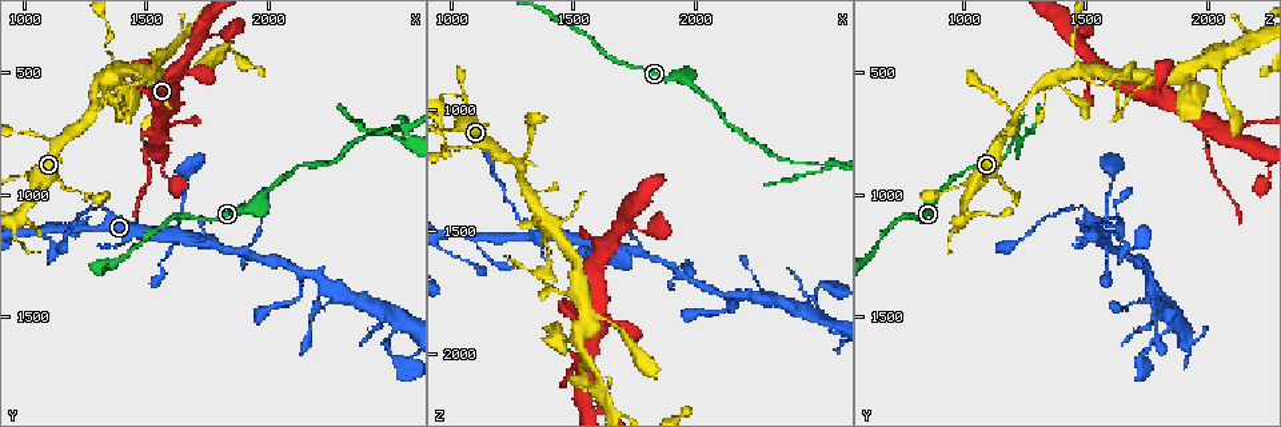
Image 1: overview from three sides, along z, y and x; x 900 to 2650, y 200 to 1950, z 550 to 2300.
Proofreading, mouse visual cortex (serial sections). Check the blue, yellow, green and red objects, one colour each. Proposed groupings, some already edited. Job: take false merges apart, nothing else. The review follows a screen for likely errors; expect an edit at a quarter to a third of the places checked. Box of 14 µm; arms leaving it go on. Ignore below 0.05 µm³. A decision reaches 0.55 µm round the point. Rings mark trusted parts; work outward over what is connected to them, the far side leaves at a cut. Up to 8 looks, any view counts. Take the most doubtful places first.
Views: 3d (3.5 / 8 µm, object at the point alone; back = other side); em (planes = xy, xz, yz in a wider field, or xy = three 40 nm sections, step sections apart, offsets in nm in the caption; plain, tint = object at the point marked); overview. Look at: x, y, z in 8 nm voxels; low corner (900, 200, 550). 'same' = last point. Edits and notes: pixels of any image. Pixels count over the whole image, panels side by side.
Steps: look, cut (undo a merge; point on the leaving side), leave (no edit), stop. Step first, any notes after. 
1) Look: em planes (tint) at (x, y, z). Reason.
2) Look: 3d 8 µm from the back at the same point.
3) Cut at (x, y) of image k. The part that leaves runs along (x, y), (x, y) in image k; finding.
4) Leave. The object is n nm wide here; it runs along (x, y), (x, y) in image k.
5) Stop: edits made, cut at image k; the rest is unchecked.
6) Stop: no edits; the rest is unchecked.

Look: 3d 3.5 µm at (2560, 790, 1240). Four-way junction.

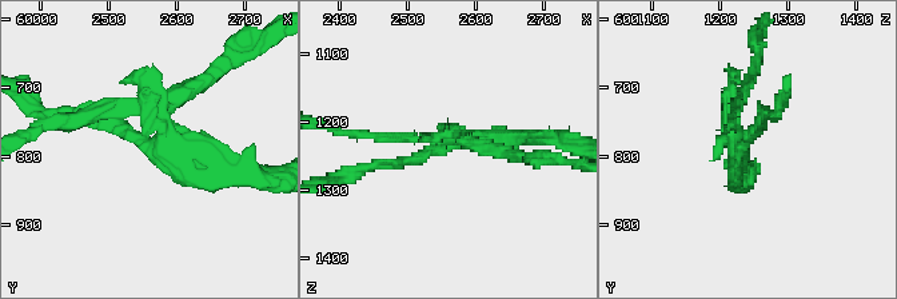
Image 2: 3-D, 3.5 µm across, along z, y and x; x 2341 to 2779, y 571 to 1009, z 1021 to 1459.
Cut at (174, 167) of image 2. The part that leaves runs along (451, 134), (463, 138), (439, 151), (378, 164) in image 2; two cells meet here.

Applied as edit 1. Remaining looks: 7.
Look: overview. Redraw.

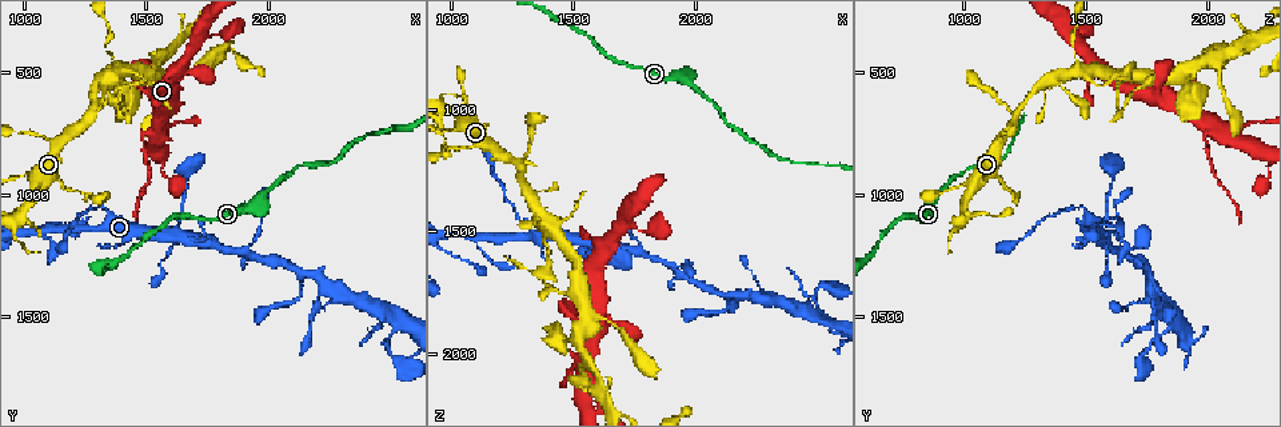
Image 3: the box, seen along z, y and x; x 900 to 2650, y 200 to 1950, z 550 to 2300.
Look: 3d 3.5 µm at (1480, 760, 2000). Thick turns thin.

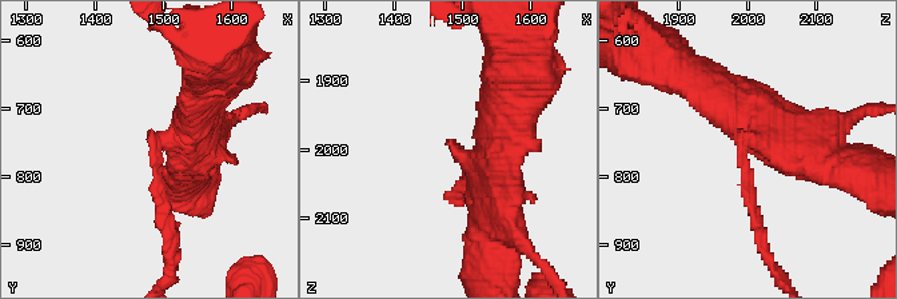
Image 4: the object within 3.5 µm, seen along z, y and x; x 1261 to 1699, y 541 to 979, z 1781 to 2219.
Look: em xy step 1 (tint) at (1485, 770, 1995). The arms are 150, 400 nm wide.

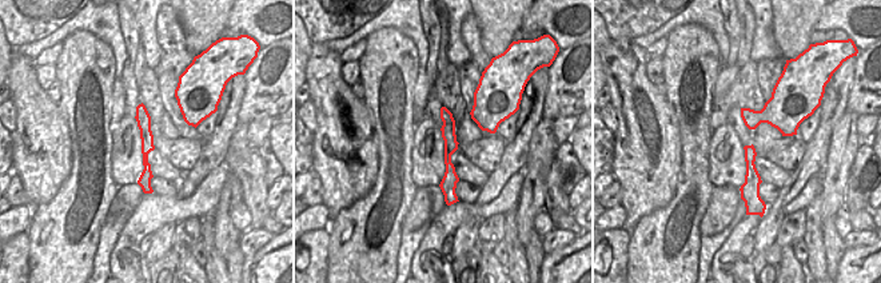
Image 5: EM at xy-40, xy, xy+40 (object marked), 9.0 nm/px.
Cut at (159, 220) of image 4. The object is 120 nm wide here; the part that leaves runs along (156, 174), (168, 231), (168, 276) in image 4; two cells meet here.

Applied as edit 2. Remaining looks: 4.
Look: 3d 8 µm at (1300, 1050, 1480). Sudden change in width.

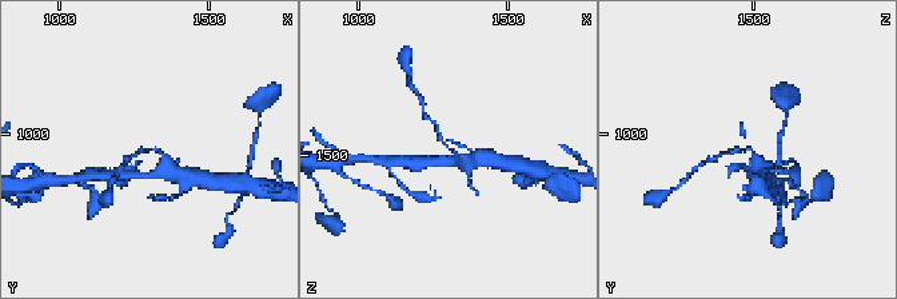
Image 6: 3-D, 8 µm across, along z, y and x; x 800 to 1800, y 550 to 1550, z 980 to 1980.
Look: 3d 3.5 µm at (1300, 1050, 1480). Zoom in.

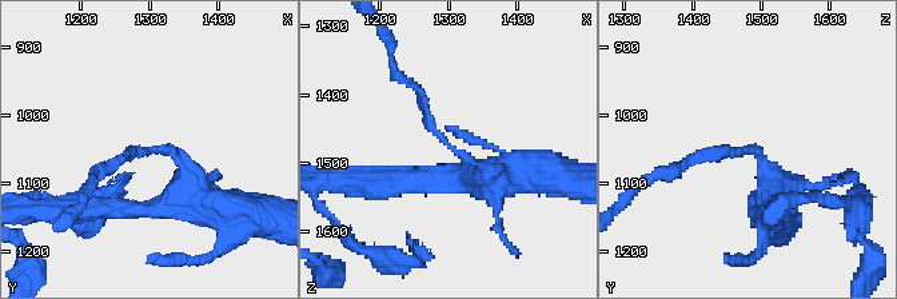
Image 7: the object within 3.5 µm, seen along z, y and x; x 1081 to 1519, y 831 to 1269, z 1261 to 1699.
Look: em xy step 2 (tint) at (1305, 1050, 1475). The arms are 150, 400 nm wide.

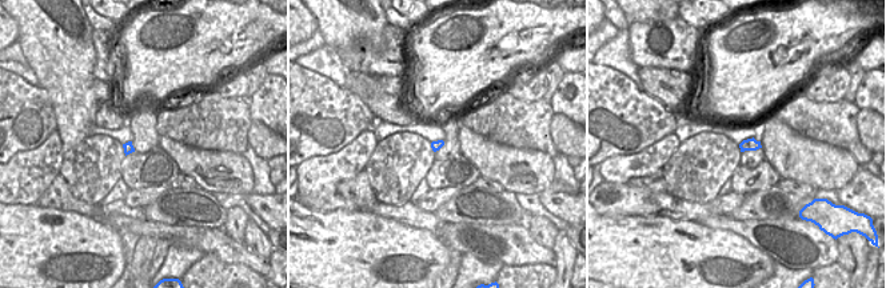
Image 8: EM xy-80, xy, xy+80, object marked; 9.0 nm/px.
Leave. The object is 90 nm wide here; it runs along (509, 175), (439, 138), (406, 79) in image 7; one cell here.

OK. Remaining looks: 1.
Stop: edits made, cut at image 2, cut at image 4; the rest is unchecked.

